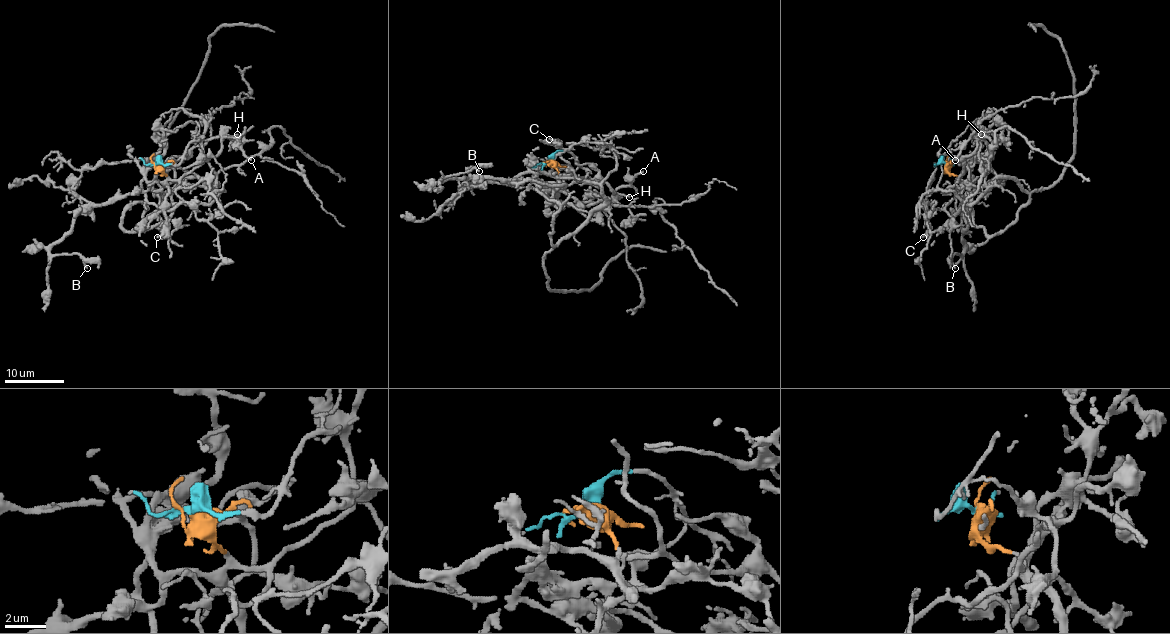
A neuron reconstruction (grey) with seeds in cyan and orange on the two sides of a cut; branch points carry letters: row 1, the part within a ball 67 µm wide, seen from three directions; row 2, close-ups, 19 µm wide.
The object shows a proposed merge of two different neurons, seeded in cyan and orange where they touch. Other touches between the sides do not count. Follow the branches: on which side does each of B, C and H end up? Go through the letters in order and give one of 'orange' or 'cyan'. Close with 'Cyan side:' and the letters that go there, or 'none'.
B: orange
C: orange
H: orange
Cyan side: none

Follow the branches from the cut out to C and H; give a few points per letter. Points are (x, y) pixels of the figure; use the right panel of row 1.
C: (946, 164), (946, 170), (958, 177), (943, 191), (934, 189), (927, 197), (924, 210), (927, 231), (922, 237)
H: (946, 164), (946, 170), (958, 179), (963, 174), (963, 159), (976, 147), (981, 134)

